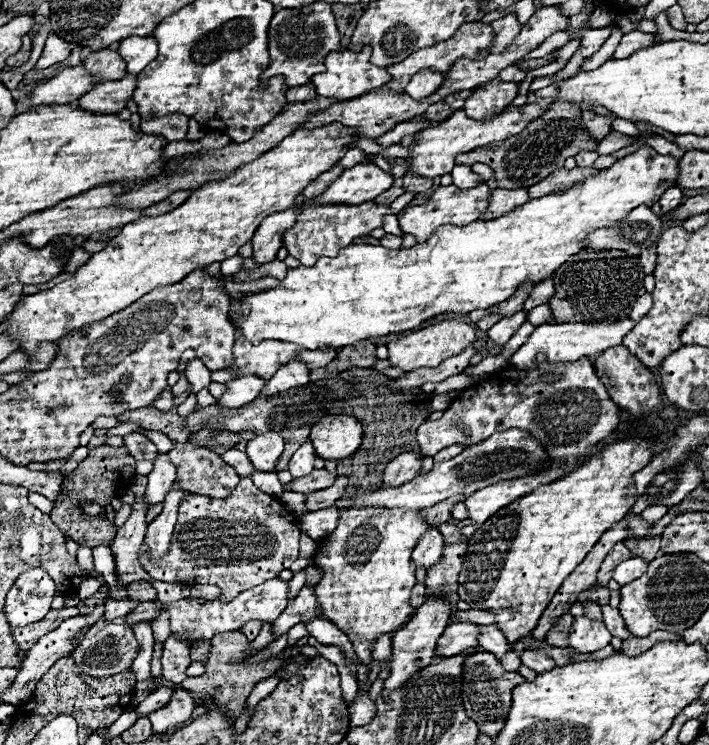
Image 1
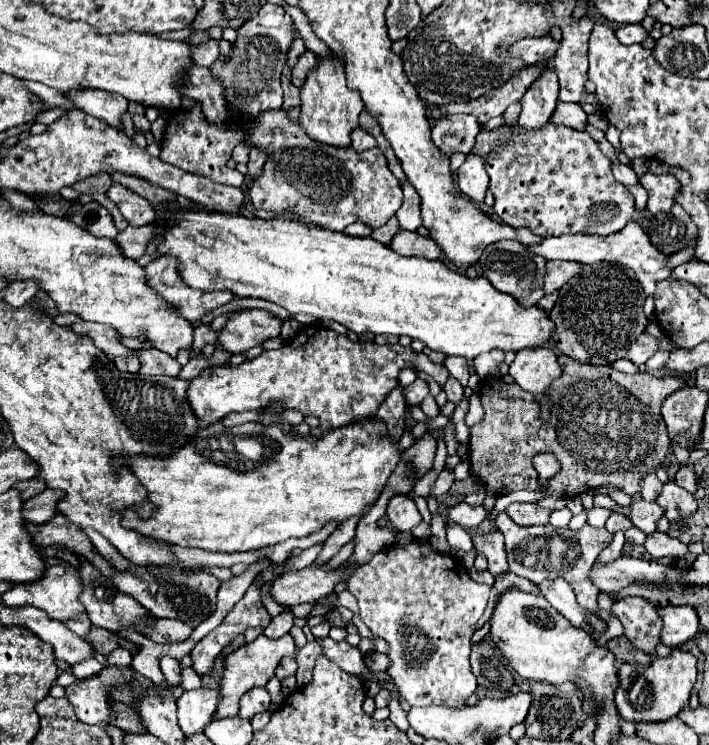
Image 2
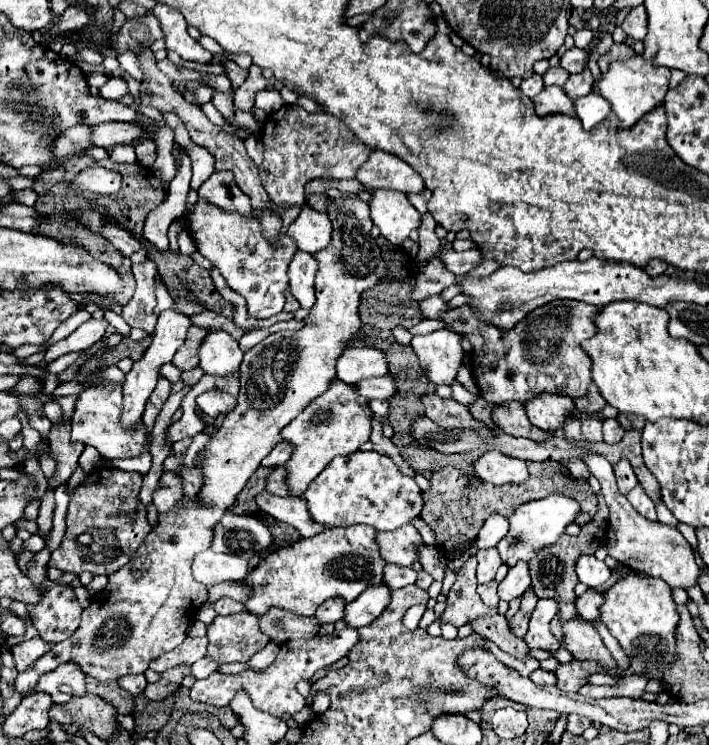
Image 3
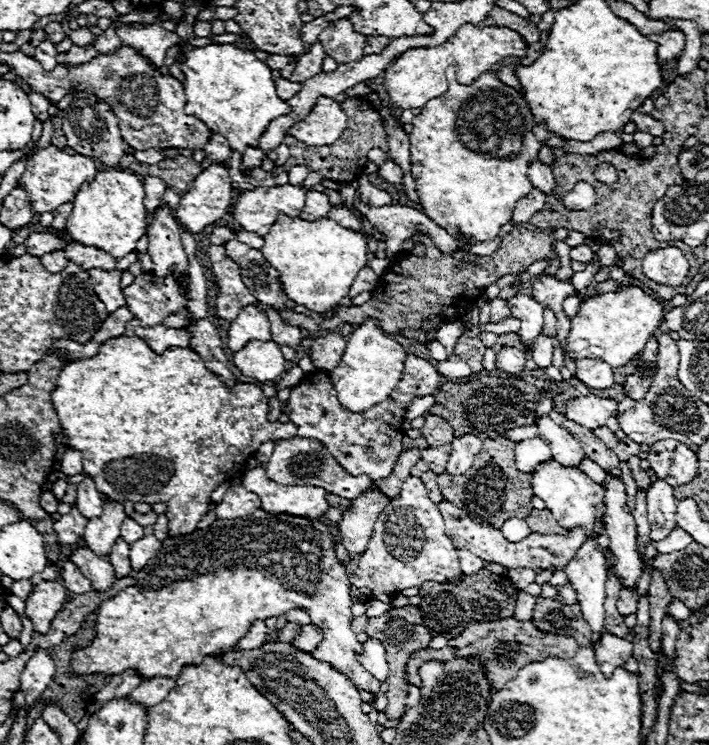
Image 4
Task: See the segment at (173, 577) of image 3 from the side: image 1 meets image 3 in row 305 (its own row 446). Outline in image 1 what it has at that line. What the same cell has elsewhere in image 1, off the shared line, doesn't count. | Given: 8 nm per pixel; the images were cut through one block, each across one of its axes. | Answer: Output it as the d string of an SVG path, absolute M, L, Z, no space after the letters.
M326 416L310 430L310 440L322 460L350 458L362 440L362 426L352 416Z

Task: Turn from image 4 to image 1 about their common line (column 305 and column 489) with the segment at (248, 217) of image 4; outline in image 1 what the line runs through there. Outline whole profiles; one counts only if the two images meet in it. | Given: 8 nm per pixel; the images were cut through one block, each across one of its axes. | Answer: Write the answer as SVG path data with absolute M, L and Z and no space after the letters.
M454 184L438 186L426 204L410 206L398 212L398 222L406 234L414 234L416 240L426 240L426 236L432 236L432 232L442 224L468 224L470 220L480 220L482 212L488 210L488 202L490 202L488 184L480 184L476 188L466 190L456 188Z

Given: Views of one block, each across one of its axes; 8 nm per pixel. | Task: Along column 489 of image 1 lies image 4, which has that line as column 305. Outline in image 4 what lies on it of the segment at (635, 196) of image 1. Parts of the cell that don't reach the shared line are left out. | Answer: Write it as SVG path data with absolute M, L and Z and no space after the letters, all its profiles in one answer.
M280 214L270 232L264 236L264 246L260 248L268 264L278 270L278 280L296 304L312 312L328 312L340 304L352 286L356 274L368 264L368 242L366 236L342 228L330 218L316 222L306 222L300 218L290 218Z

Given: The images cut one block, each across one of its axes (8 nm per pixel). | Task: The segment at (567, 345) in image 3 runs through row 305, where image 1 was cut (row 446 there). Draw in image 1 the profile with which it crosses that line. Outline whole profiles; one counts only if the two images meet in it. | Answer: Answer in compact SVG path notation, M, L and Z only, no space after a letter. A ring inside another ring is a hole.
M526 321L506 346L503 346L500 354L484 358L479 364L466 368L463 373L469 375L492 374L488 374L478 384L472 384L472 388L466 388L458 398L454 398L440 420L428 420L416 430L418 446L422 448L424 456L434 456L438 450L452 444L476 444L482 438L490 438L495 432L510 428L526 428L526 432L534 432L534 436L538 436L542 444L546 444L552 460L542 474L504 480L494 486L486 486L466 498L464 504L468 510L468 518L476 524L484 524L494 512L534 492L546 482L562 478L562 462L572 464L574 460L578 460L578 456L582 456L582 452L586 452L590 444L606 440L606 436L610 436L620 422L618 406L606 394L606 388L596 376L593 363L588 358L576 360L574 364L546 364L542 360L540 366L534 370L516 370L507 366L507 359L526 342L534 328L533 324ZM542 372L558 372L562 378L558 380L558 384L542 384ZM466 430L470 430L470 436L466 436Z

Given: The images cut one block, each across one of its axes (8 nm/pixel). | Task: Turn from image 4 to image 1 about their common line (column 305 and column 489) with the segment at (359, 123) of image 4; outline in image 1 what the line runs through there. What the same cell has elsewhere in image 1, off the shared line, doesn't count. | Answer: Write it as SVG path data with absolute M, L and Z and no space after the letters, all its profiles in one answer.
M554 102L542 116L532 120L518 136L494 142L474 152L466 152L458 156L456 164L466 164L466 166L472 166L474 162L490 164L490 168L506 172L504 178L498 178L498 188L530 188L538 184L538 180L544 180L550 174L550 172L536 172L538 168L562 168L568 156L576 156L582 150L596 150L598 142L590 140L590 136L582 132L578 116L580 112L578 108L574 108L574 104Z

